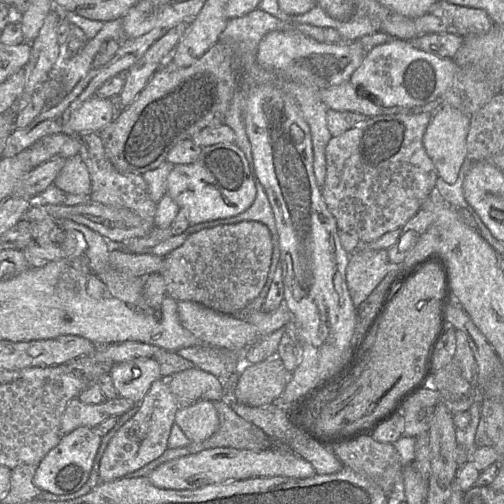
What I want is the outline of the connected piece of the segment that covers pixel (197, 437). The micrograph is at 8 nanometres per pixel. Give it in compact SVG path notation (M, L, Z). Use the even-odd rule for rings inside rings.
M199 400L179 407L175 422L191 442L202 442L218 431L220 421L210 400Z

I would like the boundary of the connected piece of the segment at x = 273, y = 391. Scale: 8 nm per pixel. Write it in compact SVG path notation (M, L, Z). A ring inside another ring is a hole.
M277 356L255 364L246 363L239 374L235 398L255 407L276 403L291 379L290 372Z

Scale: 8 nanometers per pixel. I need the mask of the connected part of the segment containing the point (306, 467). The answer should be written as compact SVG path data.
M221 447L204 449L198 453L167 461L154 469L147 477L158 488L185 490L254 477L284 476L303 479L311 478L316 474L317 472L310 462L285 448L253 451Z

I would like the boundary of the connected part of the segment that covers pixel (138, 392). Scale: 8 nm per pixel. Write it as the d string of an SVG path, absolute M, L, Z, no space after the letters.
M154 357L137 358L114 364L110 373L119 397L141 403L152 384L162 378Z

